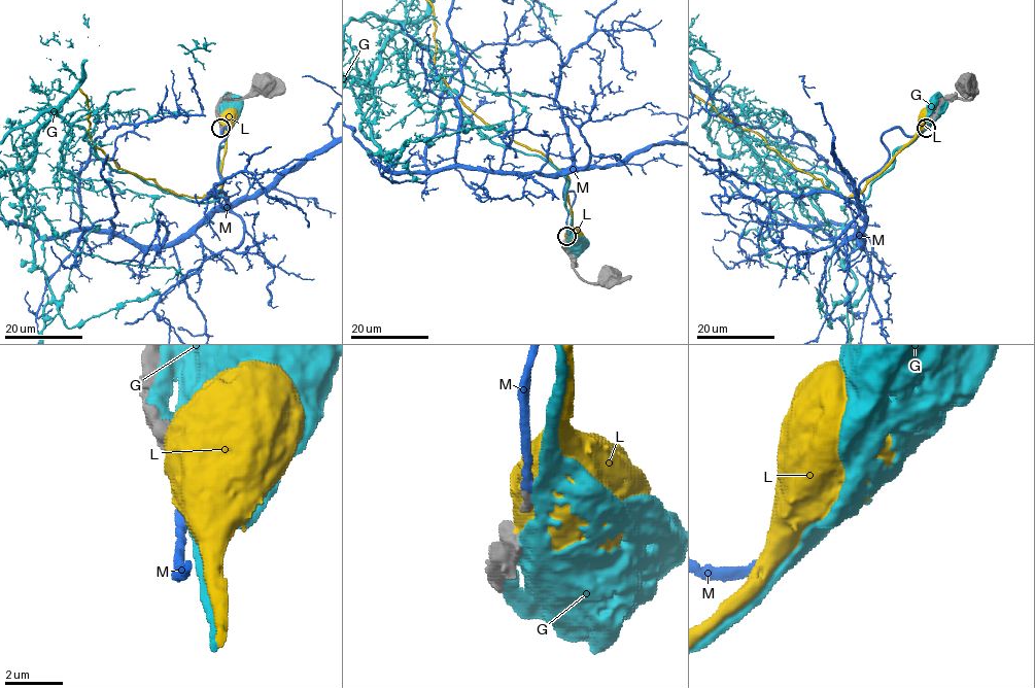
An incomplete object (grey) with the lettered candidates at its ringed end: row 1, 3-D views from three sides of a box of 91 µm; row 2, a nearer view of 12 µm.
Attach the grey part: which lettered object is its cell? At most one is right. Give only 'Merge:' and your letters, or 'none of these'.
Merge: M

